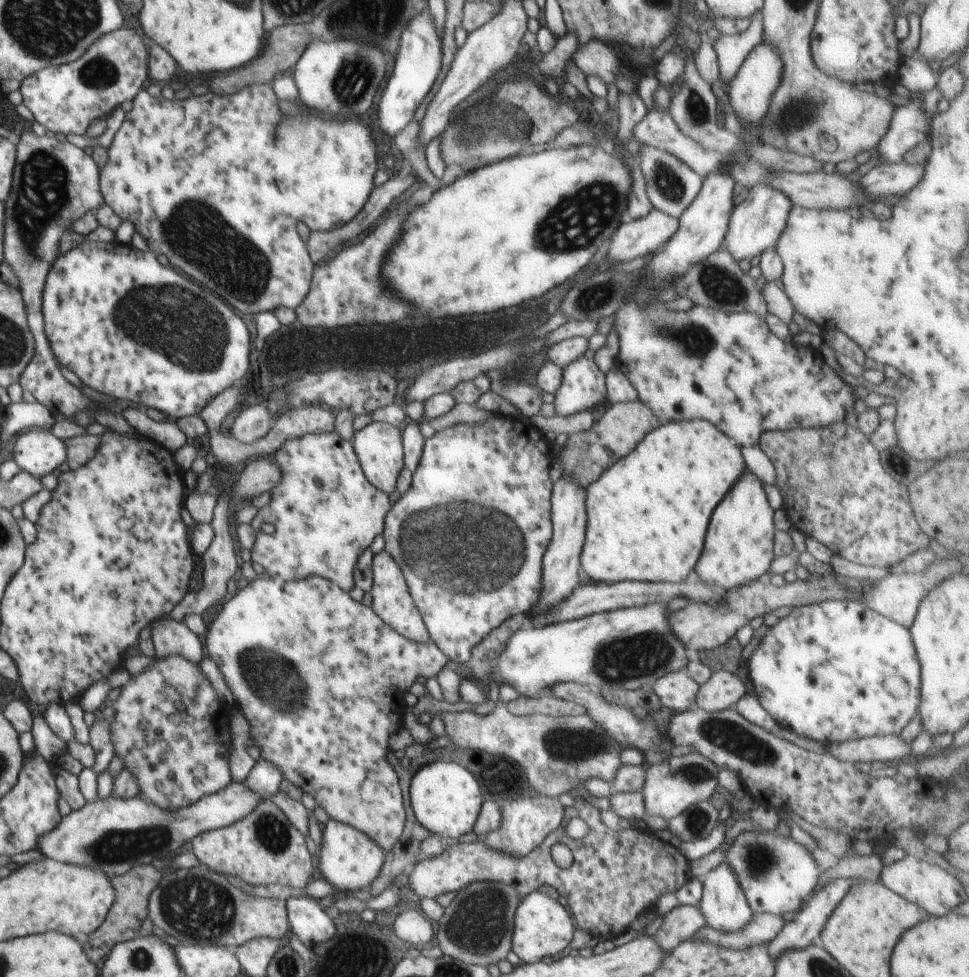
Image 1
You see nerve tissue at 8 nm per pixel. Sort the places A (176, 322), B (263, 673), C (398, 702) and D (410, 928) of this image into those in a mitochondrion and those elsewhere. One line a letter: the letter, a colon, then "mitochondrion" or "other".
A: mitochondrion
B: mitochondrion
C: other
D: other

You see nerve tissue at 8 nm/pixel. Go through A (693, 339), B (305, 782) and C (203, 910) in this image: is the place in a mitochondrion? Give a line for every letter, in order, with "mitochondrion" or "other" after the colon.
A: mitochondrion
B: other
C: mitochondrion

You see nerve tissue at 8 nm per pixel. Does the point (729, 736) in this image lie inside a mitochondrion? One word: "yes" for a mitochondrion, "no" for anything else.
yes

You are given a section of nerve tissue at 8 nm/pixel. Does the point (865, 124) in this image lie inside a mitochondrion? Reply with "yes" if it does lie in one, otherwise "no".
no

